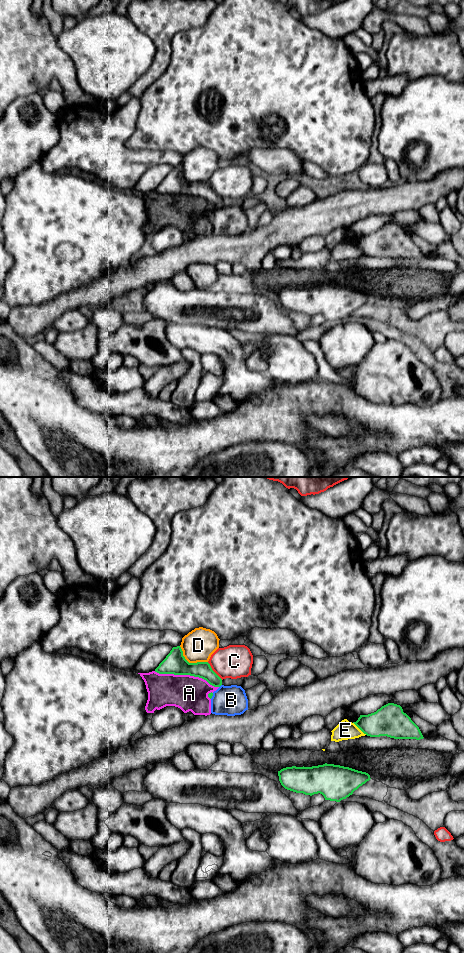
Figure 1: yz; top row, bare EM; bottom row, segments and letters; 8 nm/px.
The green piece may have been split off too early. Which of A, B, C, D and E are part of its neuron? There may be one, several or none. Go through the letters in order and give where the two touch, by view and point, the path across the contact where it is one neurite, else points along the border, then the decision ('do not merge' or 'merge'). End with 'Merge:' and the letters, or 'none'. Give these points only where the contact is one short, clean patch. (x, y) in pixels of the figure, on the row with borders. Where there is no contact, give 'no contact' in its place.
A: yz (186, 674) | do not merge
B: yz (220, 685) | do not merge
C: yz (213, 671) | do not merge
D: yz (190, 663) | do not merge
E: yz (360, 729) | do not merge
Merge: none

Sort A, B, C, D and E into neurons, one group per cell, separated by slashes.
A / B / C / D / E

